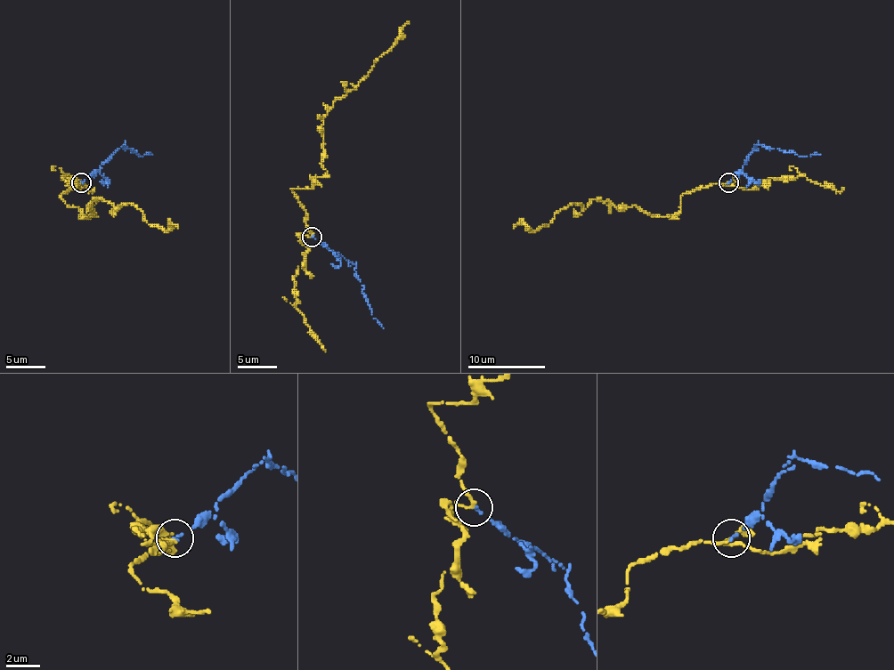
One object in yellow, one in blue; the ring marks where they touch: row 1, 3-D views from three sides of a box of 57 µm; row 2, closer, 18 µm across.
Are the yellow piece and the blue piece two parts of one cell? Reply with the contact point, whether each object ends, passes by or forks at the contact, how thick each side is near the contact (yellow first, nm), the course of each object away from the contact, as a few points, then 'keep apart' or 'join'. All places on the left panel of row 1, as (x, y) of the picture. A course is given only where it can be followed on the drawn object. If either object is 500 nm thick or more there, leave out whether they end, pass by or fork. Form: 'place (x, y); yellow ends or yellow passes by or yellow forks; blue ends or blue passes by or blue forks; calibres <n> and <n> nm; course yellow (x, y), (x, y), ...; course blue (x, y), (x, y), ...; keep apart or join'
place (81, 182); yellow passes by; blue ends; calibres 180 and 180 nm; course yellow (80, 183), (61, 199), (85, 216), (104, 199), (177, 228); course blue (80, 181), (90, 178), (123, 145), (139, 157), (152, 155); keep apart

